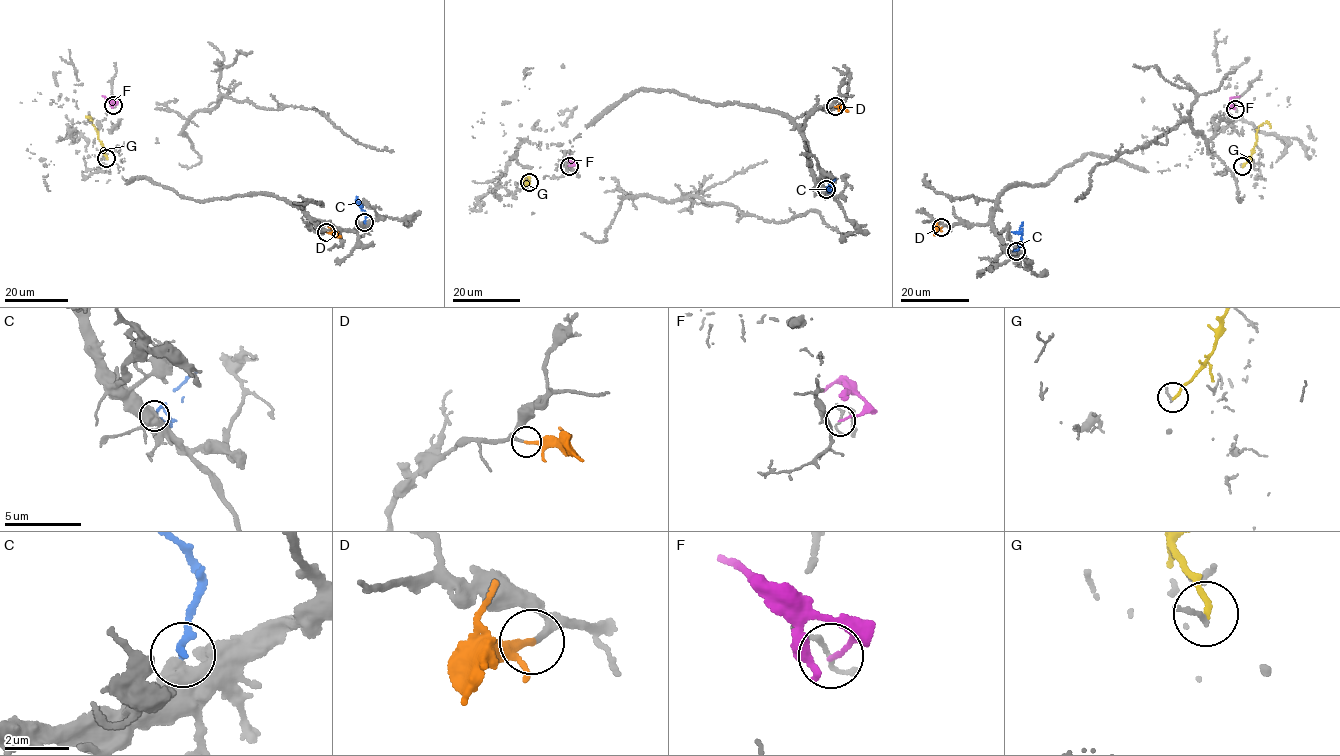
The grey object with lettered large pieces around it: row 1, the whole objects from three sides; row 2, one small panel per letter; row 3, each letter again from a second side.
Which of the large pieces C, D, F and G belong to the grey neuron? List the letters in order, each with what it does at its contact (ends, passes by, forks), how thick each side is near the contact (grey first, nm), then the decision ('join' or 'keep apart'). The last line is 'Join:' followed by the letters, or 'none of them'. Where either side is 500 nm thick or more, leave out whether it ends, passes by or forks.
C: 600 nm thick on the grey side, 280 nm on the other; keep apart
D: it ends there; 200 nm thick on the grey side, 200 nm on the other; join
F: it ends there; 120 nm thick on the grey side, 120 nm on the other; keep apart
G: it ends there; 140 nm thick on the grey side, 160 nm on the other; keep apart
Join: D

